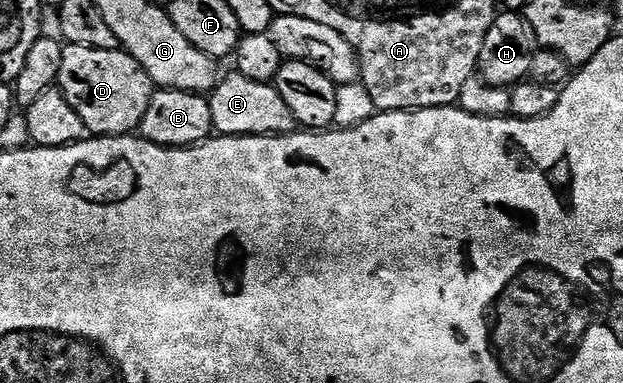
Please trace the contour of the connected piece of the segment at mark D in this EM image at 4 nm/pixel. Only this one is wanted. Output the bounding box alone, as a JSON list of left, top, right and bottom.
[57,45,155,136]

